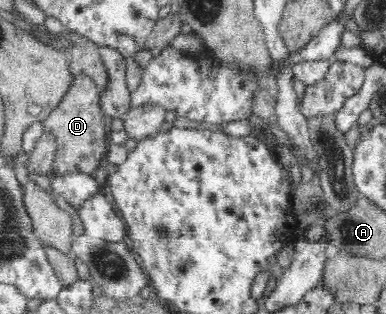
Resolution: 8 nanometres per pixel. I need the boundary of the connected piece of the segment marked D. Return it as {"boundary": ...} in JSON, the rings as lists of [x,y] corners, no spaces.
{"boundary":[[[74,74],[74,86],[41,122],[41,133],[55,140],[55,155],[50,171],[50,176],[53,178],[73,173],[91,175],[102,164],[100,160],[107,154],[105,146],[108,146],[110,129],[106,124],[107,115],[102,109],[100,96],[97,86],[91,80],[85,80],[85,78],[82,80]]]}

